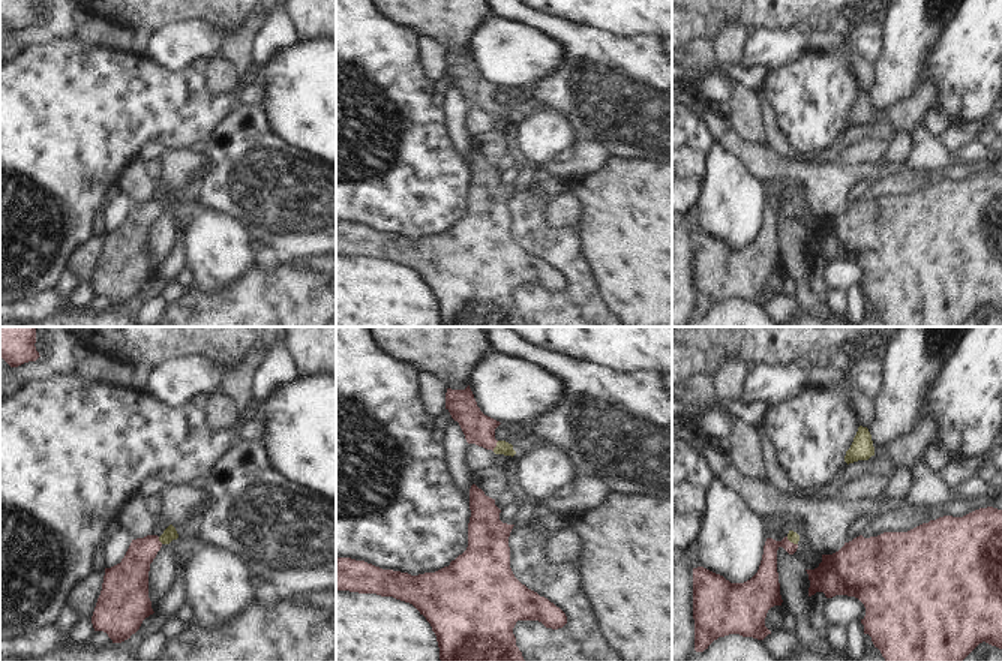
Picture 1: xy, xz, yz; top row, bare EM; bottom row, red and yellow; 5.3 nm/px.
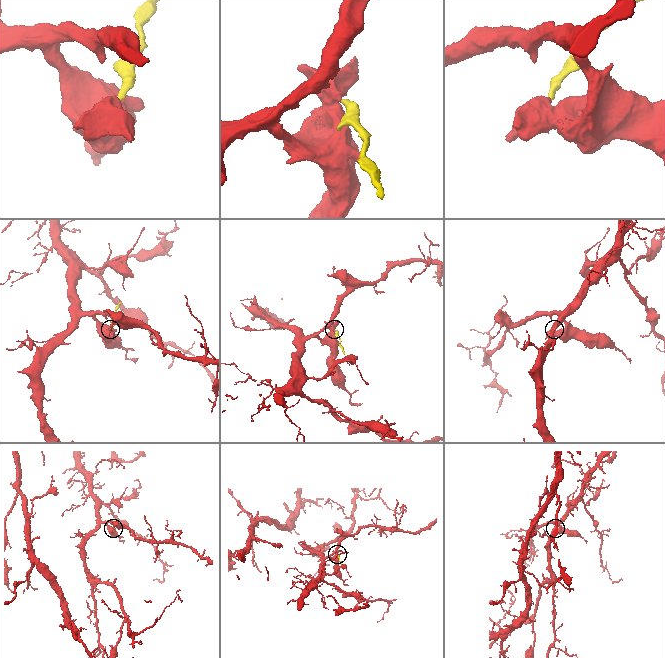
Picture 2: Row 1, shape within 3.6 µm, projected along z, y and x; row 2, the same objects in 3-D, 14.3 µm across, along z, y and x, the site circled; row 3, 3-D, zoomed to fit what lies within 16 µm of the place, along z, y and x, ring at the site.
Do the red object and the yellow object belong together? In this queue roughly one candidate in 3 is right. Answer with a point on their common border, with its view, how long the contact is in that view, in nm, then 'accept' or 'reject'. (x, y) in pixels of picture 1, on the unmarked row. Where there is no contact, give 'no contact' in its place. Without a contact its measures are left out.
xz (495, 110) | 70 nm | accept

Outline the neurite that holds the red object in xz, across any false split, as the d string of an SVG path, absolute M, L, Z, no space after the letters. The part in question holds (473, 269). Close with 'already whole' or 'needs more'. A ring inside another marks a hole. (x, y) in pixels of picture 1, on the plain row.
M476 148L470 153L470 174L468 211L448 231L411 240L364 225L336 222L336 255L376 258L412 268L436 300L441 327L525 327L513 298L516 286L538 285L546 292L558 294L567 288L567 280L514 241L508 211L514 189L500 184L501 174L495 163Z | already whole

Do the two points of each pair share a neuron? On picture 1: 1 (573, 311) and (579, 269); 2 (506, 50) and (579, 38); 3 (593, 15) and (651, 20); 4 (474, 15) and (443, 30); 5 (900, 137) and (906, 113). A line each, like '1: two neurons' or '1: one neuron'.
1: one neuron
2: two neurons
3: one neuron
4: one neuron
5: two neurons

